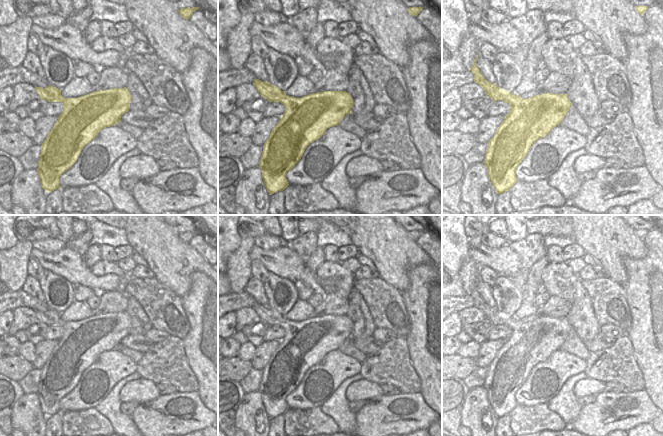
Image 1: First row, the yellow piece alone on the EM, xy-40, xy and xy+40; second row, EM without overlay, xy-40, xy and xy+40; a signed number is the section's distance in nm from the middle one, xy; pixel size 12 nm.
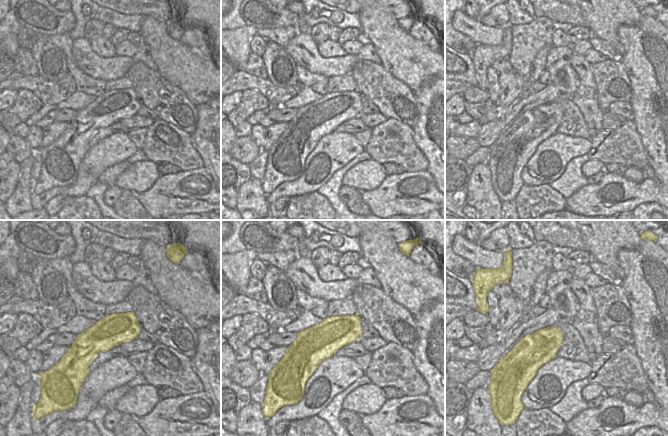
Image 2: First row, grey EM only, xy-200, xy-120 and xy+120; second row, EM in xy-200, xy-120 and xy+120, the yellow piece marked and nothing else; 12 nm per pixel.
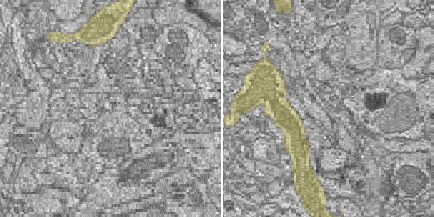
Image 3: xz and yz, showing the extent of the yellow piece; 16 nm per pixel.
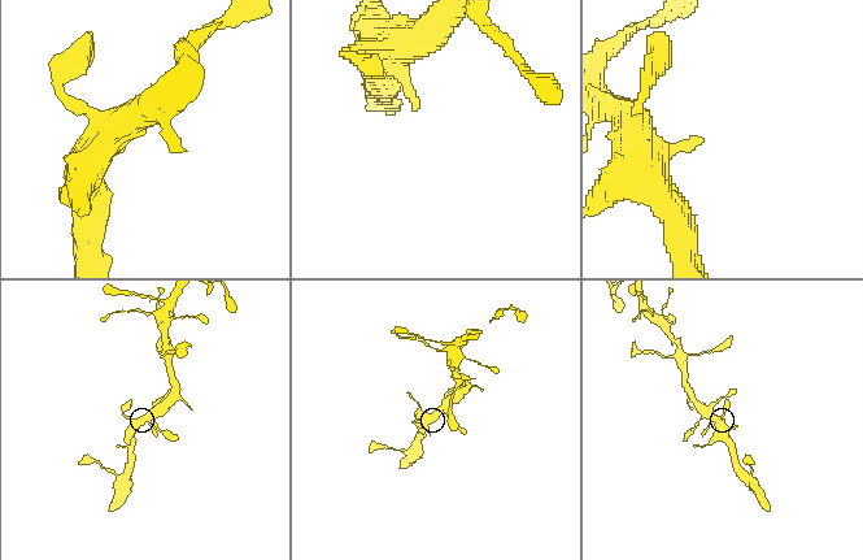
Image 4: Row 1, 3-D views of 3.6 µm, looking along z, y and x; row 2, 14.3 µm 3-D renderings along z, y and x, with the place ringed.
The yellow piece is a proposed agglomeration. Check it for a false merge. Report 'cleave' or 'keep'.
keep

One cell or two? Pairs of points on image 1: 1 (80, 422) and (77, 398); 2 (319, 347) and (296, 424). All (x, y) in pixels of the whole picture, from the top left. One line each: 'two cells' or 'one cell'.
1: two cells
2: two cells

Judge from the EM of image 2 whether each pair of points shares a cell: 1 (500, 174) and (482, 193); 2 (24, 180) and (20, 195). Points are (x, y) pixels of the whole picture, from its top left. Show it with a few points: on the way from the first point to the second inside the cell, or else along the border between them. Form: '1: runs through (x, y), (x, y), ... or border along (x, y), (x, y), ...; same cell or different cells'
1: runs through (496, 179), (487, 188); same cell
2: border along (17, 185), (27, 188), (32, 193); different cells

